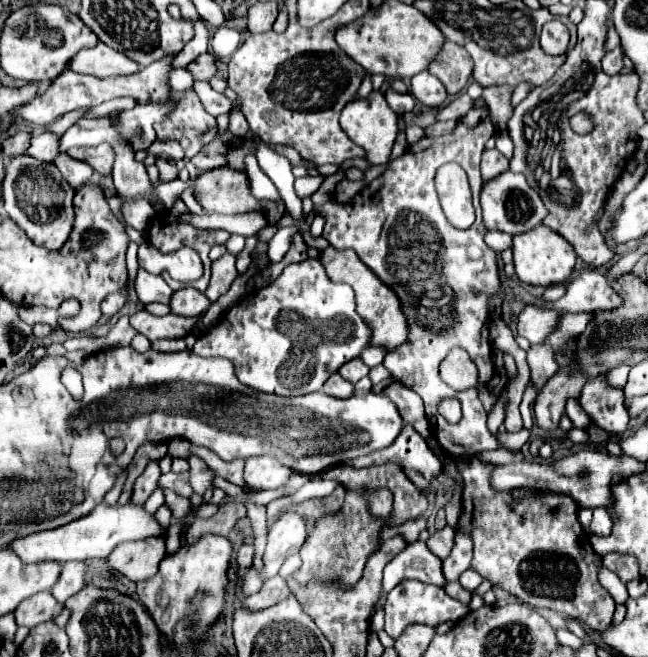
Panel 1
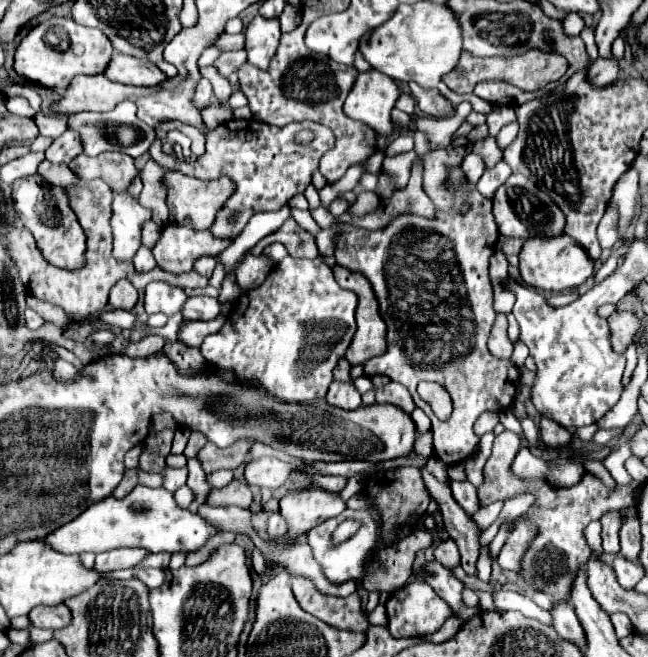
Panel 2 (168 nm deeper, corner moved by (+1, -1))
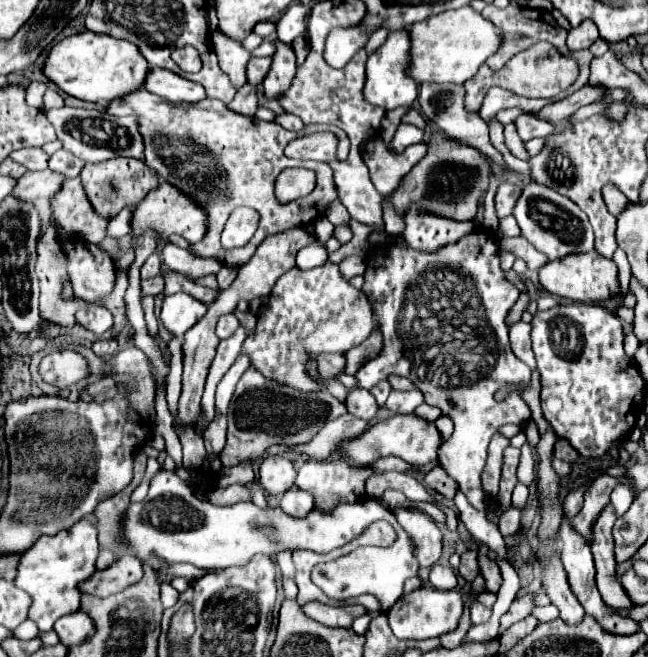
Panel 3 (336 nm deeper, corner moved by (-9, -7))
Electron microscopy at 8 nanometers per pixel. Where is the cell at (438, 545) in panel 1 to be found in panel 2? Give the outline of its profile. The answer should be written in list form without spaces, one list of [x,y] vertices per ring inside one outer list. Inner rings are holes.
[[[449,538],[445,542],[441,542],[437,548],[435,548],[435,560],[439,564],[443,564],[445,568],[455,568],[459,566],[459,554],[457,554],[457,544]]]

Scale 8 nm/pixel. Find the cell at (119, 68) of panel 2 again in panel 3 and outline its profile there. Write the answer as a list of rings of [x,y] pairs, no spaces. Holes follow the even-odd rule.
[[[149,68],[143,88],[161,96],[167,102],[197,102],[205,98],[205,90],[201,84],[189,82],[175,72],[163,68]]]

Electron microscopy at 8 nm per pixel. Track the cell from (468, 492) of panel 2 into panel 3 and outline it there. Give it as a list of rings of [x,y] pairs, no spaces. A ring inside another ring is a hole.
[[[479,228],[479,232],[475,230],[471,236],[463,236],[463,240],[447,244],[447,248],[439,248],[435,252],[419,252],[409,246],[385,244],[375,248],[375,256],[367,258],[363,278],[363,292],[369,300],[373,300],[385,346],[375,360],[363,364],[355,374],[359,380],[357,386],[369,390],[389,374],[399,374],[409,378],[423,392],[427,404],[437,406],[445,416],[449,416],[455,424],[455,432],[439,448],[439,464],[459,484],[475,510],[487,510],[487,496],[479,478],[487,458],[487,444],[503,424],[521,426],[531,418],[531,410],[521,398],[521,388],[529,384],[531,370],[511,352],[507,336],[509,328],[505,326],[505,316],[519,300],[519,290],[499,268],[497,236],[493,238],[493,232]],[[501,388],[509,388],[513,392],[509,392],[503,402],[497,402],[495,392]],[[449,400],[455,402],[453,408]]]

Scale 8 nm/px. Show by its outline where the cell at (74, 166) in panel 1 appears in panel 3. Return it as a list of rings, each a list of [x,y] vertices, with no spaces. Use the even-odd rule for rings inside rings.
[[[49,168],[39,170],[39,172],[25,172],[17,180],[13,196],[17,196],[19,200],[25,200],[25,202],[33,202],[35,198],[49,200],[51,196],[55,196],[55,192],[59,192],[59,188],[63,186],[63,180],[67,180],[67,178],[59,176],[59,172],[51,172]]]

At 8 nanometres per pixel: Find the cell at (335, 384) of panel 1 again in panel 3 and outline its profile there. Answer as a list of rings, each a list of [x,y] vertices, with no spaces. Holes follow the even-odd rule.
[[[365,388],[349,390],[345,398],[345,406],[347,406],[347,412],[351,412],[353,416],[365,418],[365,420],[373,420],[377,414],[377,402],[373,394]]]

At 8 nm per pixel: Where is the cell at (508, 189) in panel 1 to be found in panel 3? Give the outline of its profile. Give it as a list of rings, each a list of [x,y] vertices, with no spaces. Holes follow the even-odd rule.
[[[531,182],[523,188],[515,208],[513,216],[521,228],[521,234],[549,260],[563,258],[573,252],[591,252],[593,250],[593,228],[583,212],[579,212],[579,206],[573,204],[569,198],[561,196],[559,192]]]

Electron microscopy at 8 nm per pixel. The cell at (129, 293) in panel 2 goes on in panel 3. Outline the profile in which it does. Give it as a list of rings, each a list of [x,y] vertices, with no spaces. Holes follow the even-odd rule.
[[[155,276],[151,280],[141,280],[141,292],[145,296],[157,296],[163,292],[163,278]]]

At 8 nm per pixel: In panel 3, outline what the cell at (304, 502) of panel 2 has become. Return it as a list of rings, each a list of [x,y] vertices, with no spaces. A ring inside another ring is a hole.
[[[333,460],[333,462],[305,462],[299,472],[295,486],[303,492],[311,492],[315,498],[315,508],[319,510],[331,510],[335,508],[335,500],[359,500],[359,496],[365,496],[365,480],[371,476],[371,470],[367,466],[351,466],[345,460]]]

